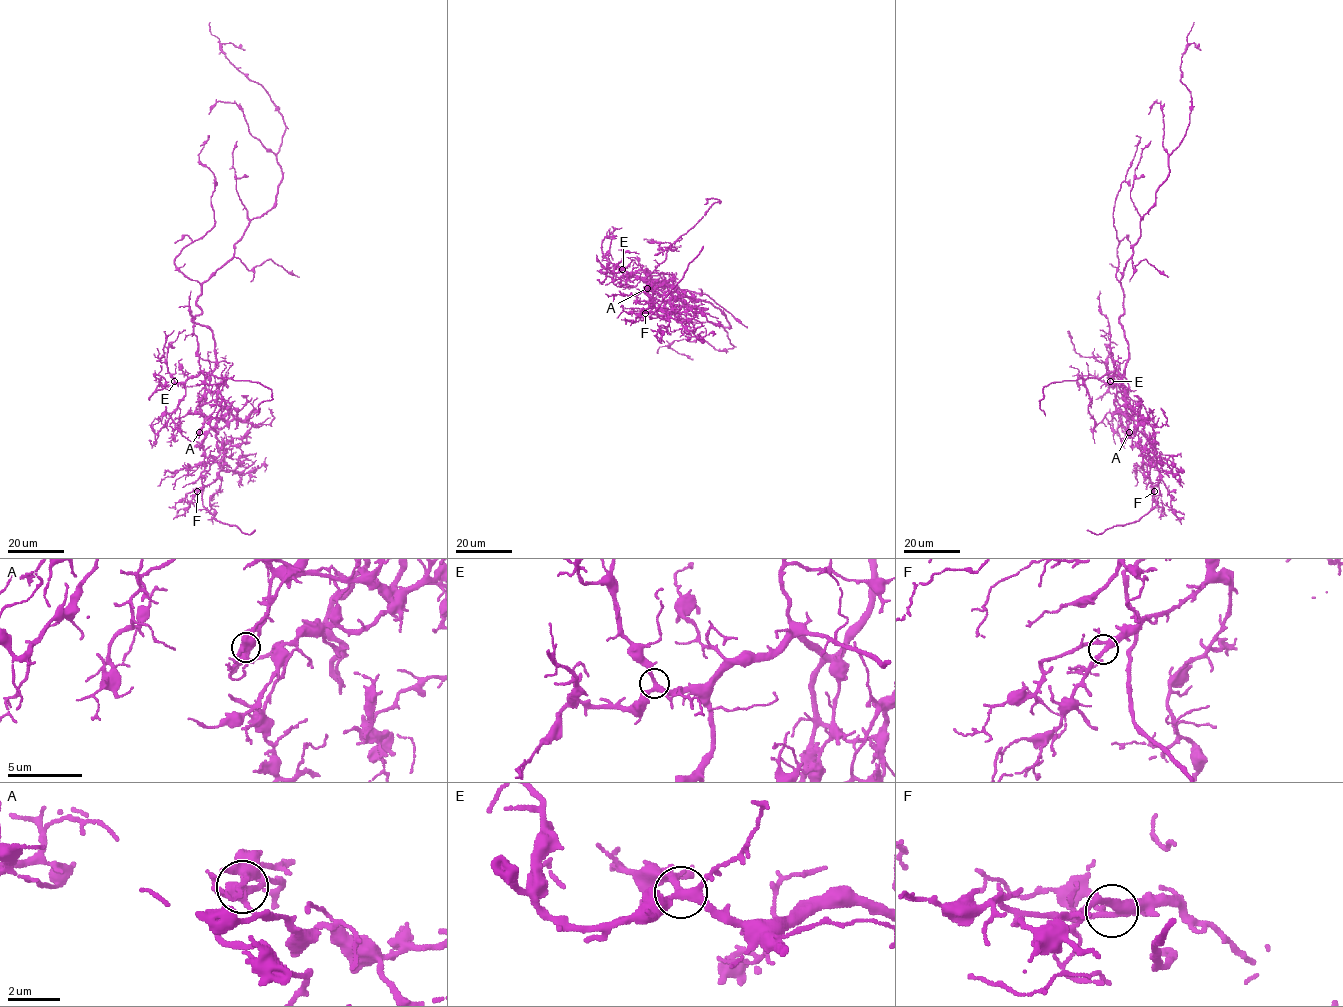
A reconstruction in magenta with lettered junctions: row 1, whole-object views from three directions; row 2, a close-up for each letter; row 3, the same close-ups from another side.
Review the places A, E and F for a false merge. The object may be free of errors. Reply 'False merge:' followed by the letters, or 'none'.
False merge: A

